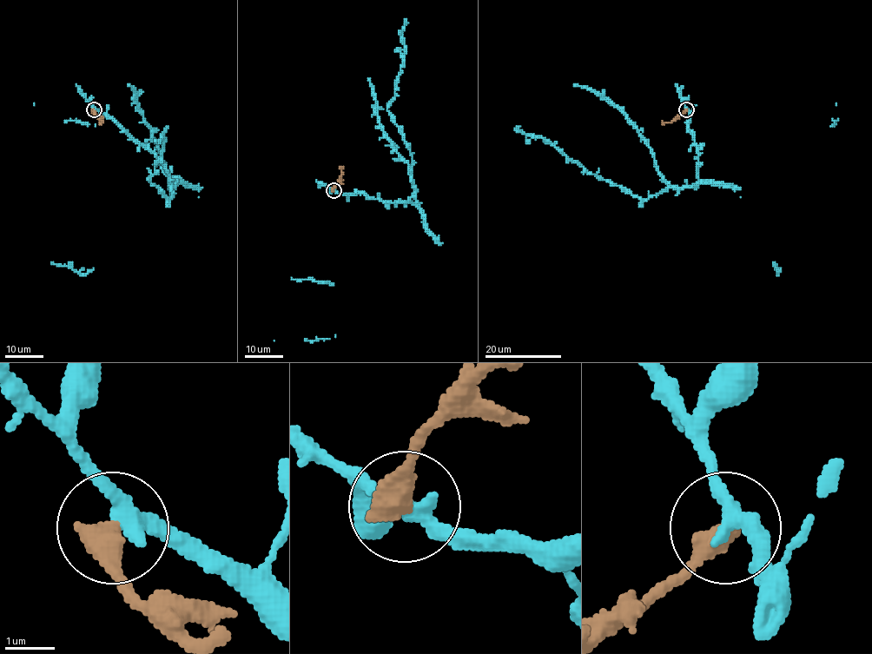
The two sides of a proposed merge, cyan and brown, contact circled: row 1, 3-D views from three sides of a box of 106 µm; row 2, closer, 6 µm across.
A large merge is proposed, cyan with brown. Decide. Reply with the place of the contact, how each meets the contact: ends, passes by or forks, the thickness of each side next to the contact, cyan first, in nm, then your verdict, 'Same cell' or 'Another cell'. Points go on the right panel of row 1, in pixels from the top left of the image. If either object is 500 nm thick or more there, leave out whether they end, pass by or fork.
Place: (686, 109). Thickness 320 nm (cyan) against 550 nm. Another cell

